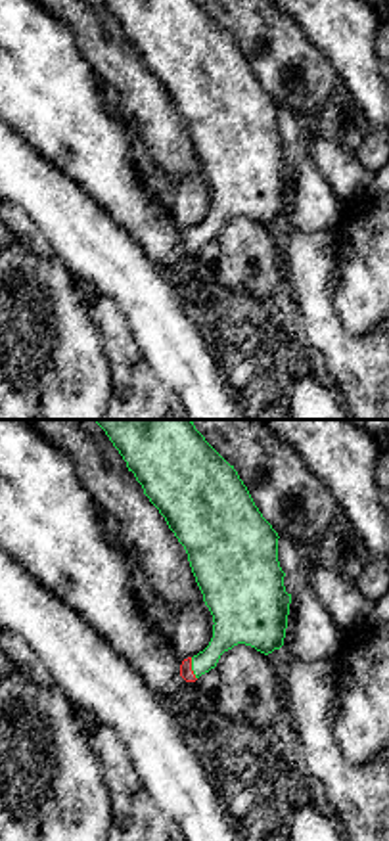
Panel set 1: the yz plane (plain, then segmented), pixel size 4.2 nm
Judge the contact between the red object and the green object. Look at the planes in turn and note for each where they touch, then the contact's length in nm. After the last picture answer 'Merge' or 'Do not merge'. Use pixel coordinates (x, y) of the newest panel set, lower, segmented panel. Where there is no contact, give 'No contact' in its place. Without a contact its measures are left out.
Touches red at (190, 669). Shared border 100 nm

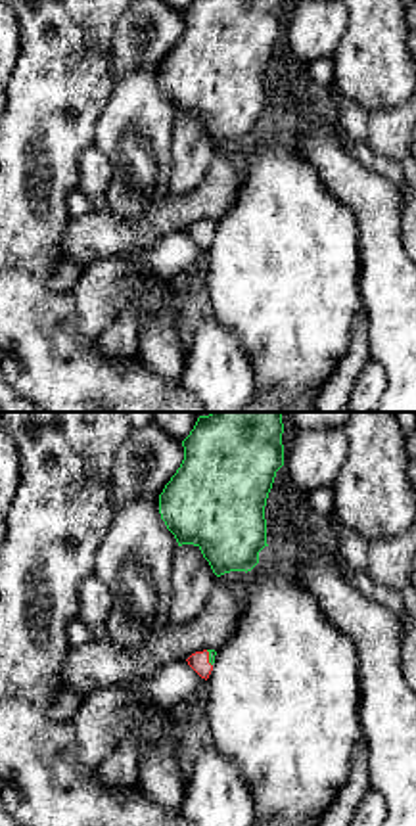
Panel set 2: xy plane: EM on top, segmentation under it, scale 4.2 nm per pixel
Touches red at (208, 658). Shared border 80 nm

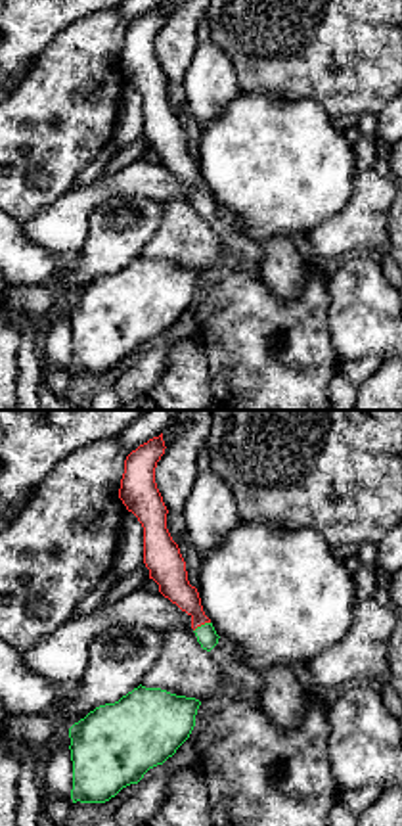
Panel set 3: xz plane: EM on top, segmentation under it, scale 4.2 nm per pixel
Touches red at (201, 623). Shared border 80 nm

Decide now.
Merge

